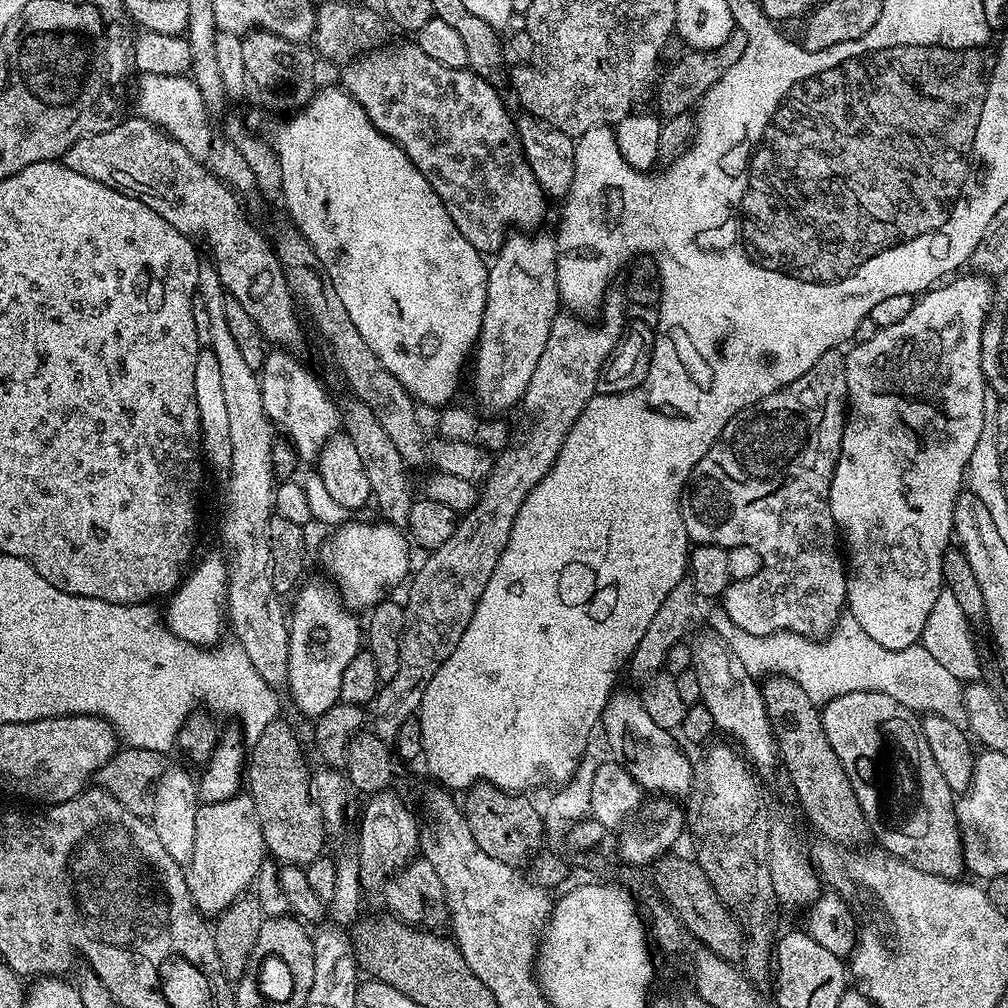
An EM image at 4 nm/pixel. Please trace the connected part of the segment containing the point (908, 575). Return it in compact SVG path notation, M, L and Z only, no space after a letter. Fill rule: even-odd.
M984 274L964 275L957 275L955 278L949 279L943 286L933 287L923 293L913 303L910 314L906 314L906 318L902 318L901 323L894 322L894 326L877 330L874 338L870 338L870 342L853 343L852 349L847 349L844 357L848 403L840 453L834 470L834 478L830 482L828 501L830 502L830 514L838 529L839 539L846 549L847 611L858 620L862 629L866 630L866 633L886 650L902 650L903 647L920 643L920 635L926 626L926 618L930 614L930 610L934 610L934 602L942 591L944 583L942 562L944 552L949 549L950 541L954 536L952 519L954 518L956 499L960 496L962 485L966 480L970 454L974 454L974 446L978 446L978 438L986 426L986 420L984 420L986 385L982 370L982 358L980 357L980 343L982 342L984 319L987 318L988 310L992 306L994 284Z

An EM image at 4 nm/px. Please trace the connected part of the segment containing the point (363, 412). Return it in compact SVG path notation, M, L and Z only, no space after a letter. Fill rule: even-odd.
M348 398L345 404L342 404L342 428L354 442L354 447L358 450L358 455L362 457L362 466L366 469L366 478L370 478L371 499L376 500L376 508L381 512L380 516L392 525L407 525L410 516L410 506L414 499L412 493L412 484L408 481L410 468L404 463L402 455L390 440L390 435L374 418L374 410L366 406L355 398Z

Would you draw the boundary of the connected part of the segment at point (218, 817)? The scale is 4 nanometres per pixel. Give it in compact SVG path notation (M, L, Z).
M237 794L225 801L201 803L194 818L194 854L186 865L188 889L197 910L205 917L215 918L225 912L239 896L245 895L255 885L256 875L266 859L266 849L262 838L262 826L258 810L254 810L254 798L247 794Z

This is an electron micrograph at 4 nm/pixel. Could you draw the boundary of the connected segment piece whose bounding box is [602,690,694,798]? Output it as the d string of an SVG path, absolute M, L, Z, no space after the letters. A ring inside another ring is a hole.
M613 691L602 717L615 759L645 793L656 792L652 794L664 798L687 797L692 789L693 761L688 761L687 754L676 745L677 737L646 714L643 699L637 693L635 696L632 692L620 691Z

